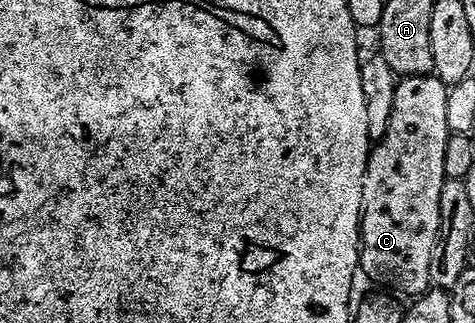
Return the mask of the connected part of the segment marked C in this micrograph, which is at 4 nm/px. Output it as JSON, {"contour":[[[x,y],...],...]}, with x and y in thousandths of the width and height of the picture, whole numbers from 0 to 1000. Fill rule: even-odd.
{"contour":[[[872,229],[851,235],[836,251],[834,282],[829,285],[829,334],[821,347],[821,384],[813,409],[781,455],[775,480],[775,517],[766,536],[766,557],[758,570],[762,601],[762,632],[758,635],[758,820],[754,827],[760,851],[768,848],[783,873],[794,873],[794,889],[806,892],[817,904],[832,904],[836,913],[867,910],[882,916],[903,895],[909,858],[905,854],[905,793],[922,731],[926,703],[926,647],[922,644],[922,607],[931,607],[931,570],[935,567],[935,523],[931,520],[931,480],[939,474],[939,433],[947,412],[939,384],[939,297],[943,269],[909,229]]]}

